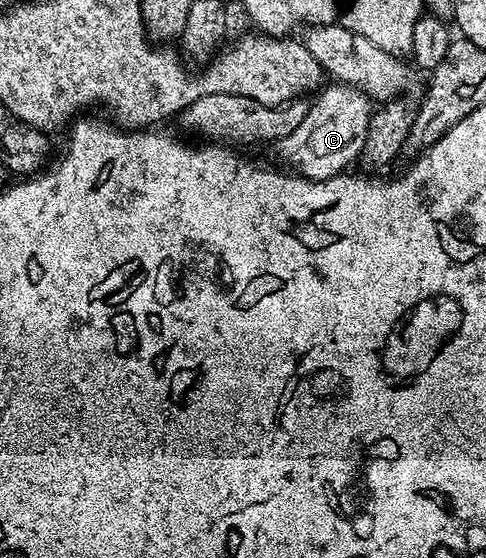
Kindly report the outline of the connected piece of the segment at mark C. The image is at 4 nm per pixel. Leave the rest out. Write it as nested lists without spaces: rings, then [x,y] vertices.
[[[328,85],[313,97],[316,99],[311,99],[302,124],[298,124],[290,136],[282,136],[274,144],[277,156],[285,162],[283,165],[303,178],[326,180],[335,174],[345,173],[351,167],[348,165],[359,159],[366,144],[366,128],[370,128],[374,109],[373,99],[356,86]]]

